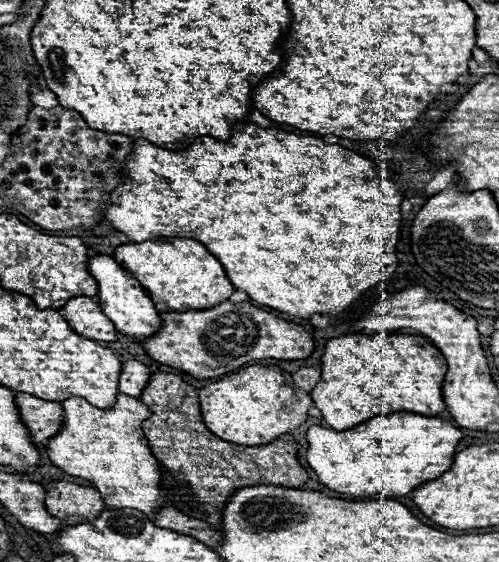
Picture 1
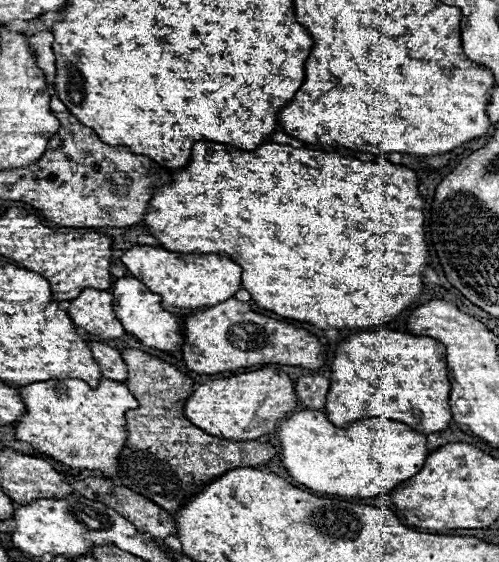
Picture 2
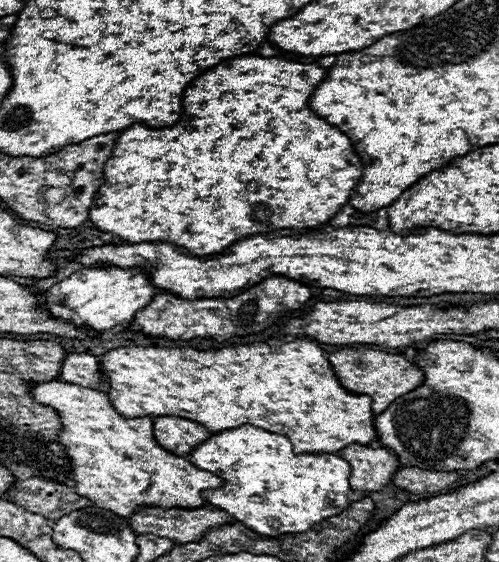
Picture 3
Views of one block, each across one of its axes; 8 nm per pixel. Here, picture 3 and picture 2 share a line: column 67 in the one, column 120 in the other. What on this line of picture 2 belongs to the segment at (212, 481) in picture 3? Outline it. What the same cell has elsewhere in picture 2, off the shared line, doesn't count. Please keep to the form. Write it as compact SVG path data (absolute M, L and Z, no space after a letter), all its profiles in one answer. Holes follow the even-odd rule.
M52 378L18 386L18 390L24 402L24 414L14 422L18 440L32 444L38 452L72 468L100 470L108 478L114 476L116 460L128 438L124 414L138 406L126 384L100 378L98 388L90 388L76 378Z

